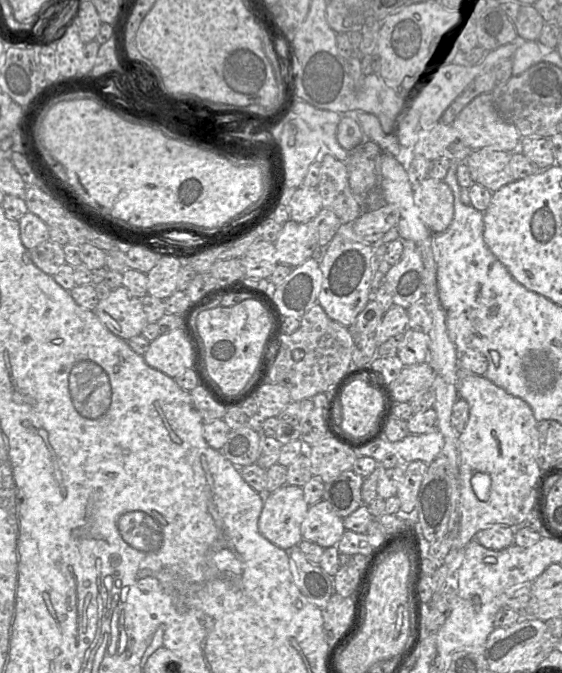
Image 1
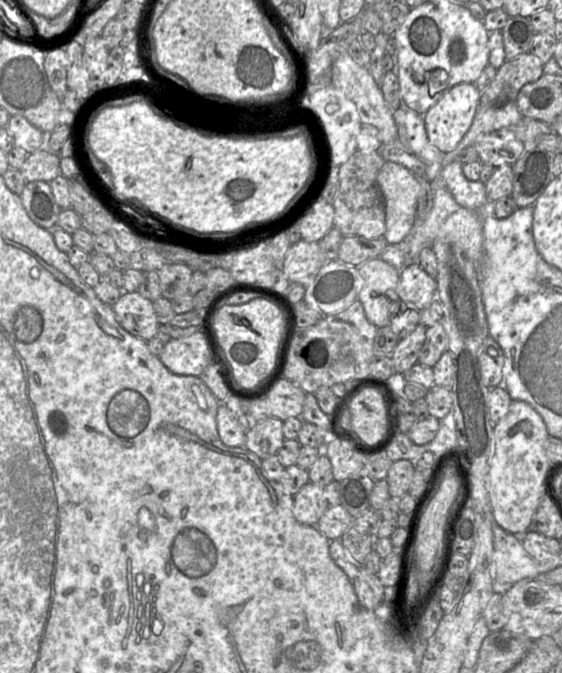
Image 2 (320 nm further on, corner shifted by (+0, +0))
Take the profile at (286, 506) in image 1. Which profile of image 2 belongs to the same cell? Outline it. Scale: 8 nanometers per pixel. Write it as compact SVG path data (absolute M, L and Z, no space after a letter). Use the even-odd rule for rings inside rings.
M308 482L294 495L293 515L299 523L317 525L329 507L324 487Z

